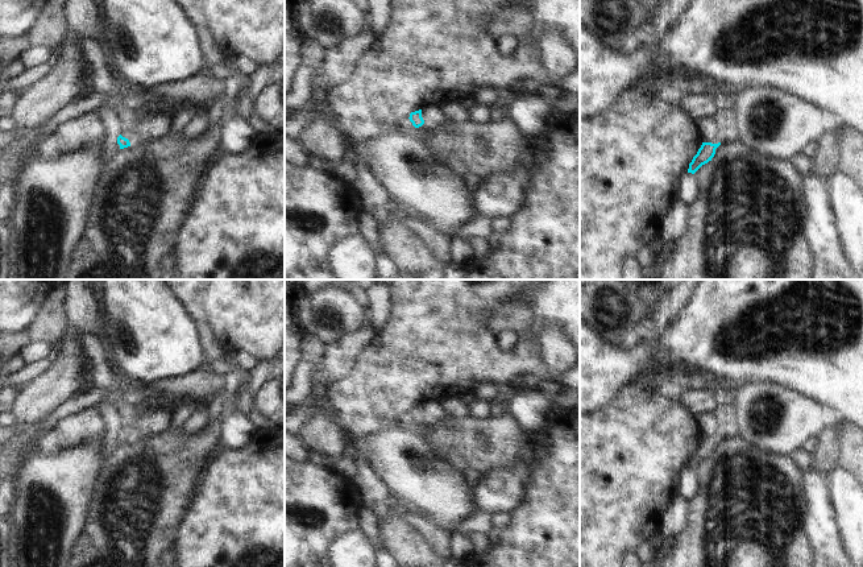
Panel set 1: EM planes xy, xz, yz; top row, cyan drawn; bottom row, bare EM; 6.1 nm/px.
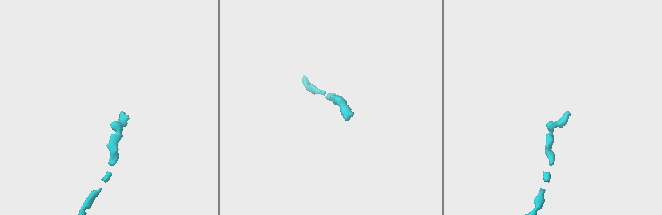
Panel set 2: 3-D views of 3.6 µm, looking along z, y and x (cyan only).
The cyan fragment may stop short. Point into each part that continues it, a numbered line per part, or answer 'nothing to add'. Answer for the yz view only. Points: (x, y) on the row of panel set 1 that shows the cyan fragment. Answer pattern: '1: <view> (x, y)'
nothing to add

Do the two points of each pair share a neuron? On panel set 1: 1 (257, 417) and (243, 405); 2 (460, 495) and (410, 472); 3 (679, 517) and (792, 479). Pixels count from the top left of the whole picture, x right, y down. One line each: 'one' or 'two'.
1: two
2: one
3: two

